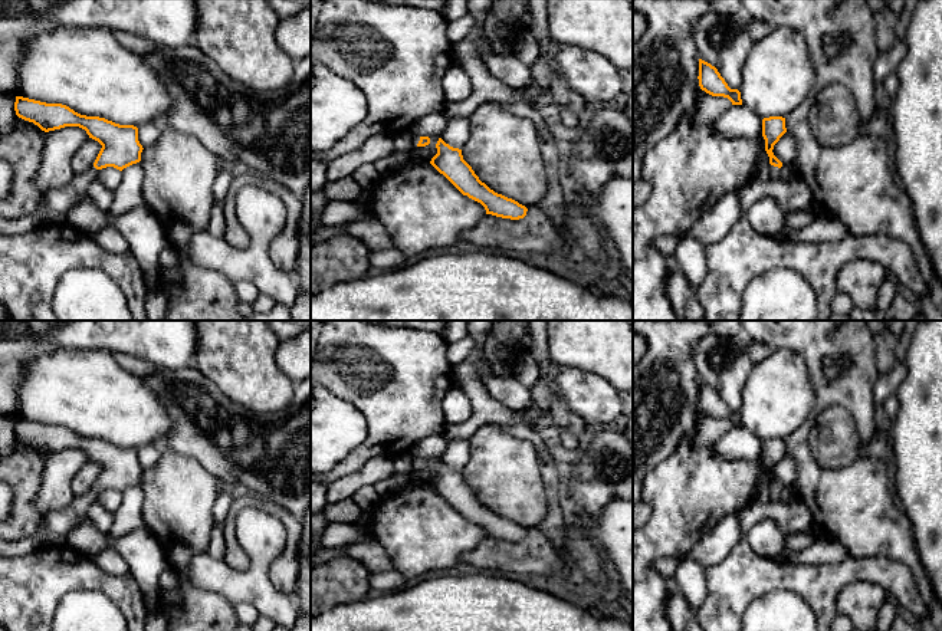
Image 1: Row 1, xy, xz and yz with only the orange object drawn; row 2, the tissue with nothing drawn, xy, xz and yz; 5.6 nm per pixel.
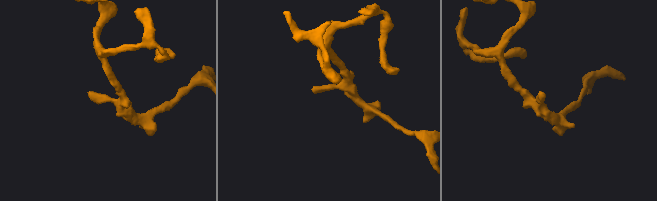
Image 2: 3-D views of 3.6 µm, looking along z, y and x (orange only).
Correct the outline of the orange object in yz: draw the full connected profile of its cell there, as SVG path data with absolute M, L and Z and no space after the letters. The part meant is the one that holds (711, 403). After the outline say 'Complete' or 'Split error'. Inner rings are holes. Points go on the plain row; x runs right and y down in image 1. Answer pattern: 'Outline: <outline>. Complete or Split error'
Outline: M699 381L699 408L712 418L728 420L732 427L742 427L741 414L731 411L718 391L710 385Z. Complete

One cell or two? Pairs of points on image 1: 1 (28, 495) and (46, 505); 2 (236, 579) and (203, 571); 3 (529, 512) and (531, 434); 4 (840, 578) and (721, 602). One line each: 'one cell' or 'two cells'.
1: two cells
2: one cell
3: two cells
4: one cell

